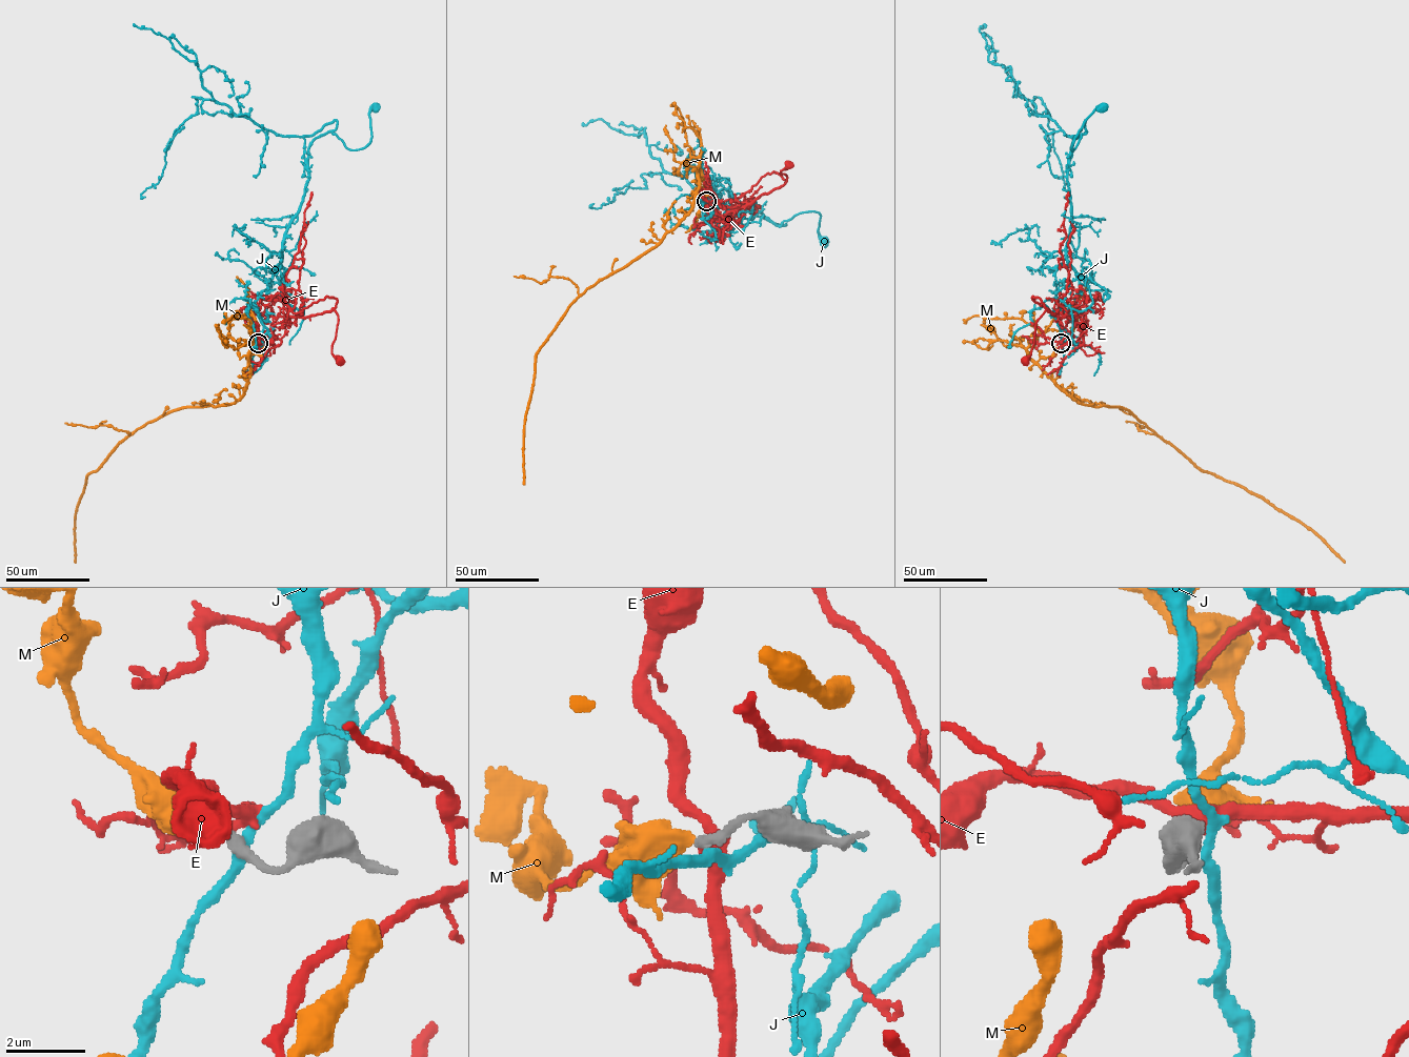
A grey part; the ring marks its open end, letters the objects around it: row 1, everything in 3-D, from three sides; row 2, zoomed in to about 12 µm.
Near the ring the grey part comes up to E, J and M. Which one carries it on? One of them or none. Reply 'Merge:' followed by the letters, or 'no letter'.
Merge: M

